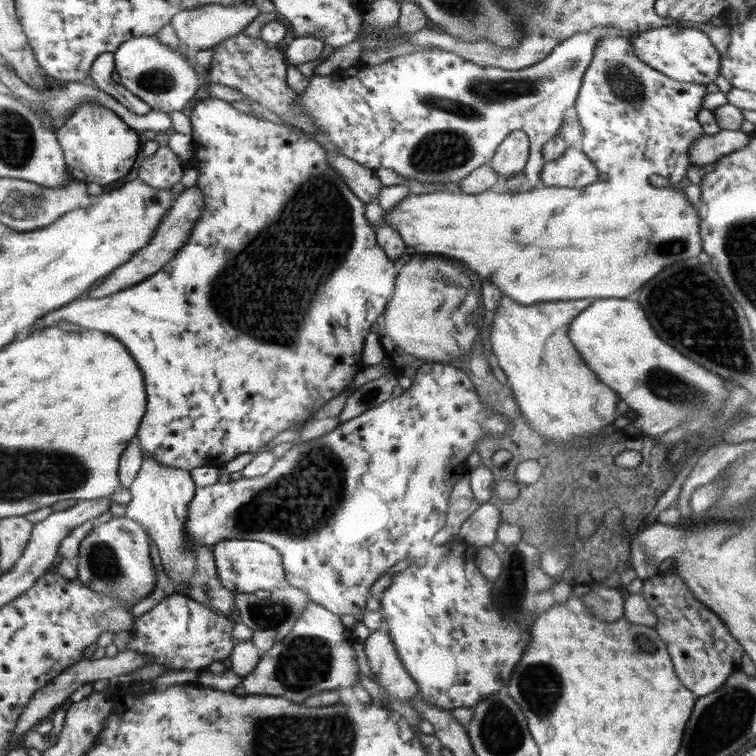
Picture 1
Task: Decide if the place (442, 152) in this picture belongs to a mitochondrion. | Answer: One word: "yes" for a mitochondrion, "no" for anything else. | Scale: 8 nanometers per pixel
yes

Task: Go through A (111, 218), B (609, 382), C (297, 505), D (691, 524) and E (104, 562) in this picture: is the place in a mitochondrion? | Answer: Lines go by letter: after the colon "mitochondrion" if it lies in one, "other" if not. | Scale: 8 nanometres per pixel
A: other
B: other
C: mitochondrion
D: other
E: mitochondrion

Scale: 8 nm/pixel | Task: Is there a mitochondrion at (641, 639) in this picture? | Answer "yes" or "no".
yes

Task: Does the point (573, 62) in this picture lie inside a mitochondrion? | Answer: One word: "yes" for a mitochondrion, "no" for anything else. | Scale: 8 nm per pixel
yes

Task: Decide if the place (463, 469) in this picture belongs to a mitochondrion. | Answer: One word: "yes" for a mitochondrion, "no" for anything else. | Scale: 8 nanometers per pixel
no

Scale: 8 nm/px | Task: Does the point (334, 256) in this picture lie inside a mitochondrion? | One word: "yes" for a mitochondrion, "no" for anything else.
no

